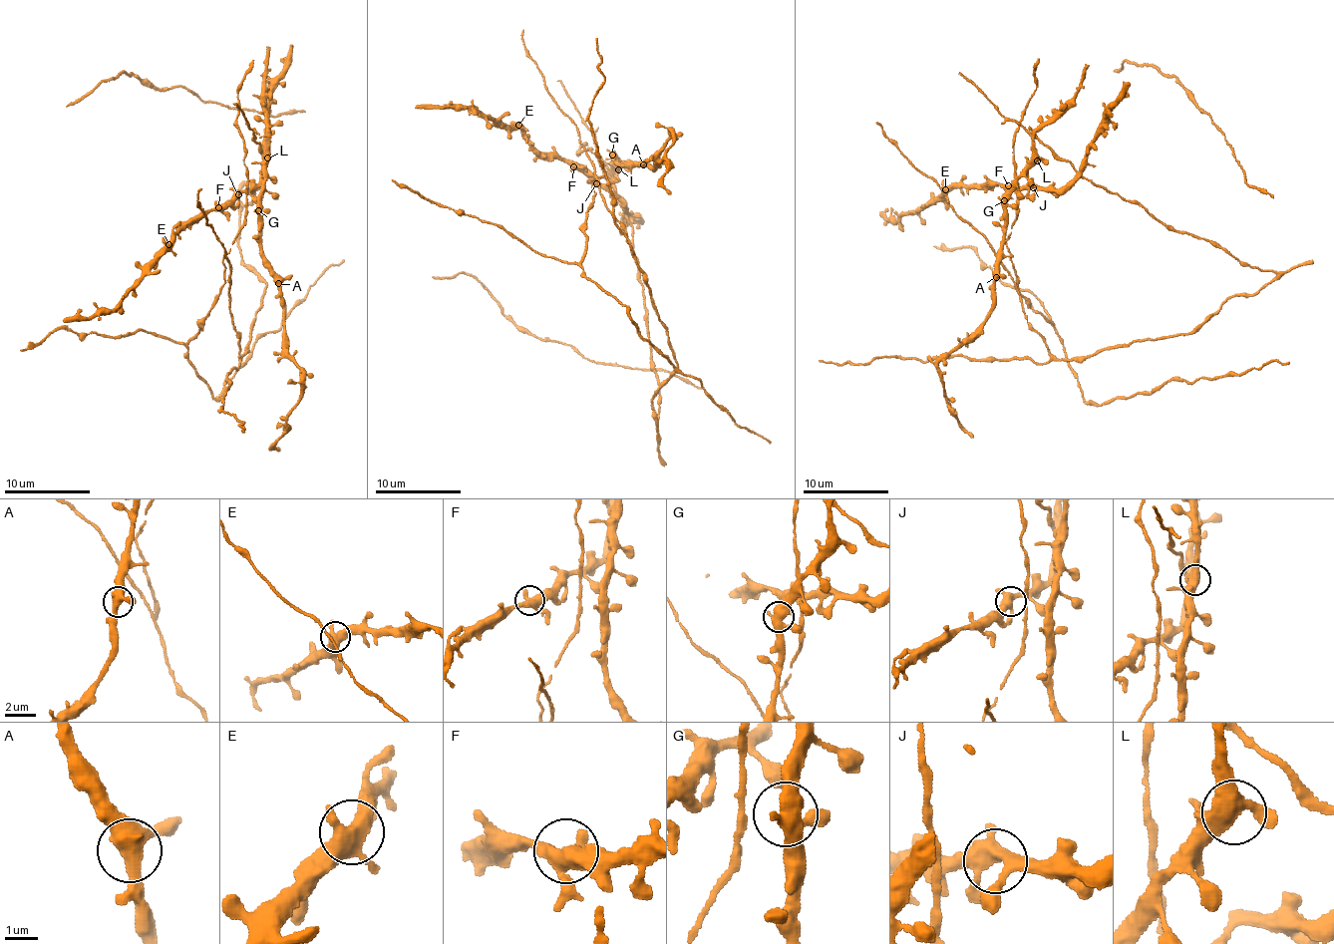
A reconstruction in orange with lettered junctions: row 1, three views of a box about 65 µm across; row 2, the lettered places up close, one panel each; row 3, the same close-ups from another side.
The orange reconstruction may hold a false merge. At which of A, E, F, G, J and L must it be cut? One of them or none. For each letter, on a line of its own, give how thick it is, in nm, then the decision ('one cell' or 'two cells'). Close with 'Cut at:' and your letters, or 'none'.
A: calibre 460 nm; one cell
E: calibre 460 nm; one cell
F: calibre 460 nm; one cell
G: calibre 460 nm; one cell
J: calibre 440 nm; one cell
L: calibre 460 nm; one cell
Cut at: none

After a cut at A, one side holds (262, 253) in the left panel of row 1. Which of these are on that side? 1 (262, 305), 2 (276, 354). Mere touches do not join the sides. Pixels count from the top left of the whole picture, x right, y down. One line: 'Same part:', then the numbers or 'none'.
Same part: 1

